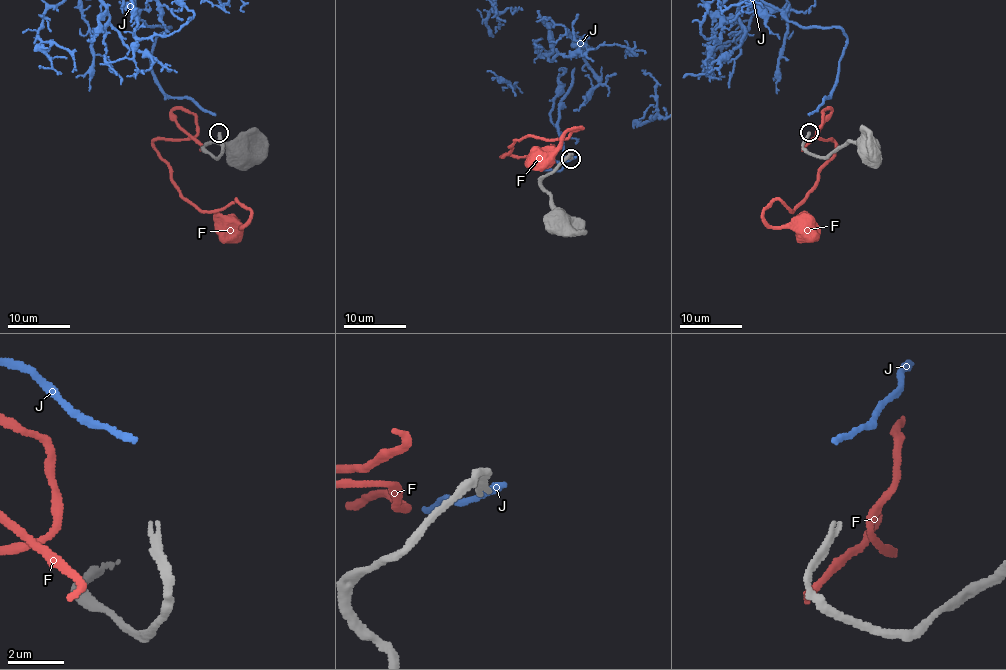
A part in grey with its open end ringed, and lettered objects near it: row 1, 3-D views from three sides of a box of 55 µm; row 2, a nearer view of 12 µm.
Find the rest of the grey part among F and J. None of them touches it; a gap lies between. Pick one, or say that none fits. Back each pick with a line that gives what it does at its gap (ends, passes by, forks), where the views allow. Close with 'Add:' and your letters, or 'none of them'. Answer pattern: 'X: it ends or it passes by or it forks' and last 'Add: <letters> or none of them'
J: it ends
Add: J

